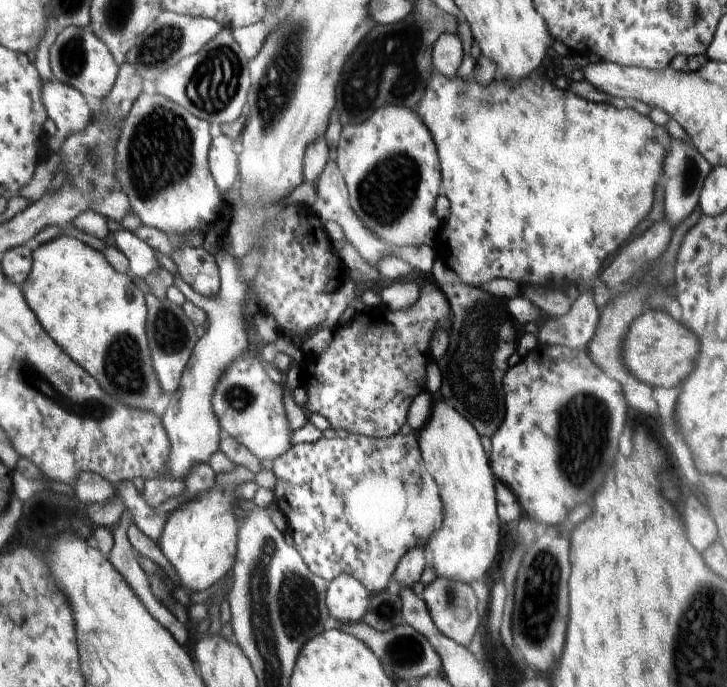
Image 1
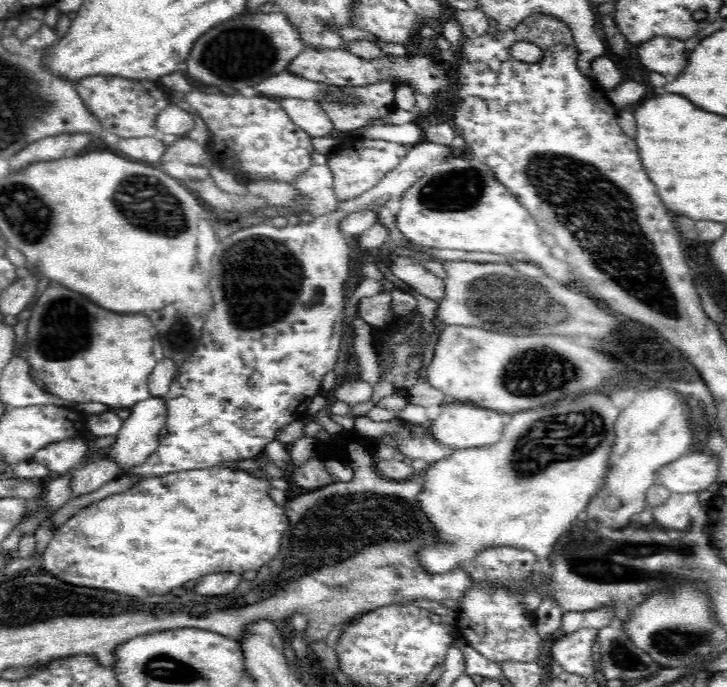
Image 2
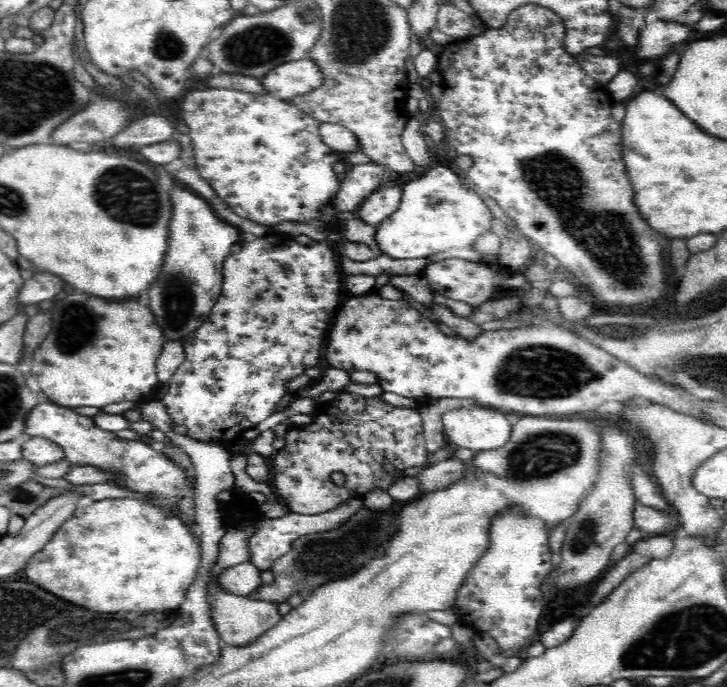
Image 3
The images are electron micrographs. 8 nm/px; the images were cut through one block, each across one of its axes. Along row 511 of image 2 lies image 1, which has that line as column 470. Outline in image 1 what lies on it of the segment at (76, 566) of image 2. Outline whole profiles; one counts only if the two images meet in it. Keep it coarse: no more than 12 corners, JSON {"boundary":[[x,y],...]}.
{"boundary":[[537,71],[418,112],[462,284],[582,280],[540,344],[587,349],[600,267],[671,136]]}

